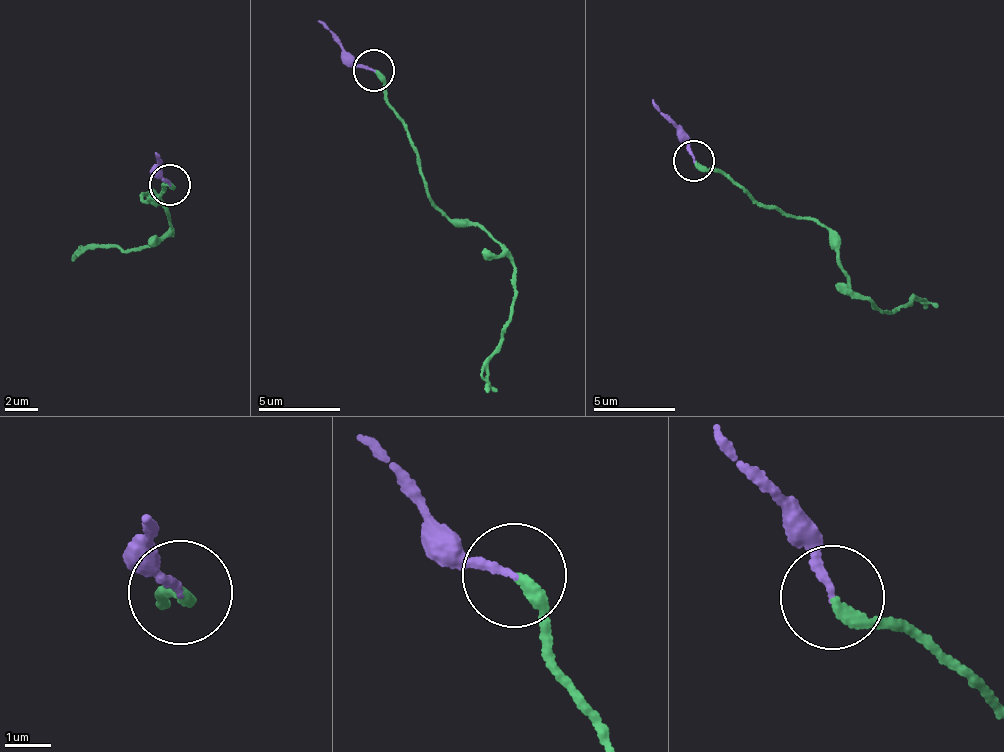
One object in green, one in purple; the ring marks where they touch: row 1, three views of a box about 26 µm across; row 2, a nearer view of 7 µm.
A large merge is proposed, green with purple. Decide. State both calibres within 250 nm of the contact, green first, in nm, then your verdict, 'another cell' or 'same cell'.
calibres 260 and 170 nm; same cell

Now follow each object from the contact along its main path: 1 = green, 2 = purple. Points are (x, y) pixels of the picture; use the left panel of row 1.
1: (169, 186), (155, 199), (140, 193), (164, 207), (173, 229), (163, 238), (128, 251), (99, 242), (71, 262)
2: (169, 186), (156, 150)

